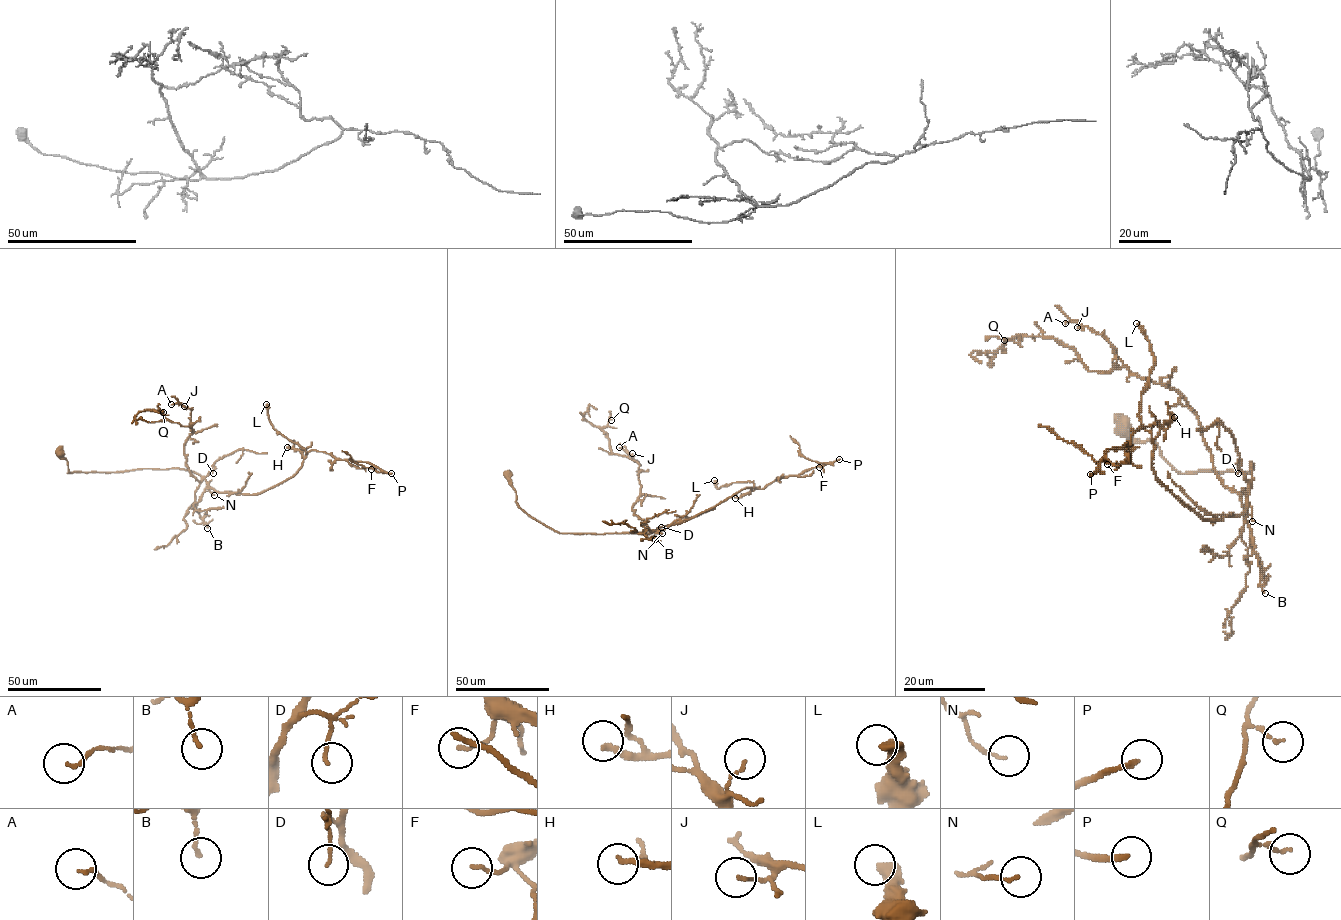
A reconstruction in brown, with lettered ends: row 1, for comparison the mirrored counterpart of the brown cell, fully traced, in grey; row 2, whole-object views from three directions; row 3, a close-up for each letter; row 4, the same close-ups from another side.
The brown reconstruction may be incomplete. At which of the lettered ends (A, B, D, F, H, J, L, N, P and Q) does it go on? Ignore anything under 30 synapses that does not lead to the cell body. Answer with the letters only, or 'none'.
L, P

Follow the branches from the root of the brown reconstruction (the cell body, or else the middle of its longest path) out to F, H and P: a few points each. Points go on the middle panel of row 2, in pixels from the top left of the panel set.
F: (508, 475), (517, 505), (560, 533), (650, 533), (690, 519), (746, 487), (763, 489), (780, 478), (819, 467)
H: (508, 475), (517, 505), (560, 533), (661, 531), (752, 488), (735, 498)
P: (508, 475), (517, 505), (560, 533), (650, 533), (690, 519), (746, 487), (763, 489), (780, 478), (839, 459)

